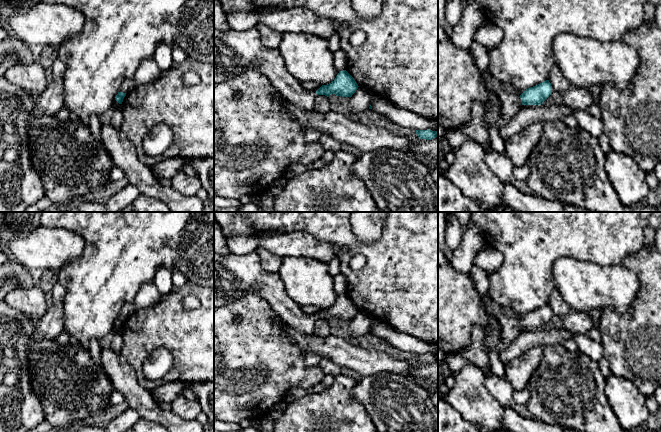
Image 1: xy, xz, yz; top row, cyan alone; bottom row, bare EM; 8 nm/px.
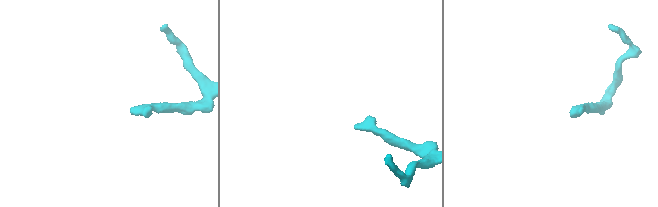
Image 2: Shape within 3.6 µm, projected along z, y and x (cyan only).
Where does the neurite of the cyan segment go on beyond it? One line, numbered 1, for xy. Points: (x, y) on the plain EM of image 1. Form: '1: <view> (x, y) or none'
1: none

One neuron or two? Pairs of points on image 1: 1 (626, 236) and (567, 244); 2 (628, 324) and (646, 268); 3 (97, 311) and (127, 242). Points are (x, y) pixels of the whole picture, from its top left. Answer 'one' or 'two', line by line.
1: one
2: one
3: one

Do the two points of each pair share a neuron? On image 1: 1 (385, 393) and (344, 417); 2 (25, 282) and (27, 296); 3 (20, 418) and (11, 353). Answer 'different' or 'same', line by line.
1: different
2: different
3: same

